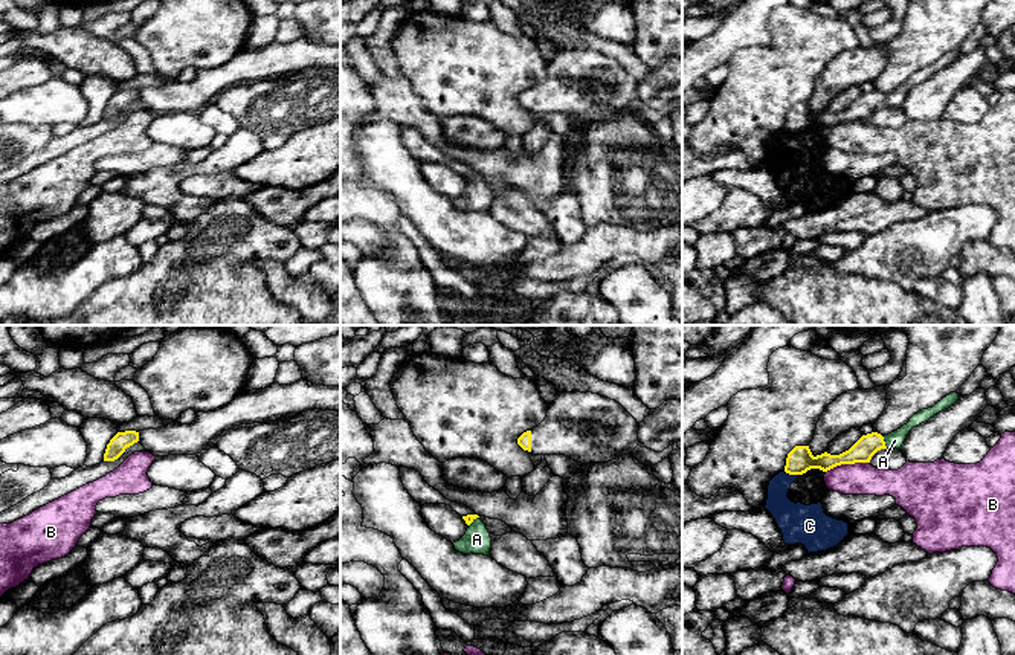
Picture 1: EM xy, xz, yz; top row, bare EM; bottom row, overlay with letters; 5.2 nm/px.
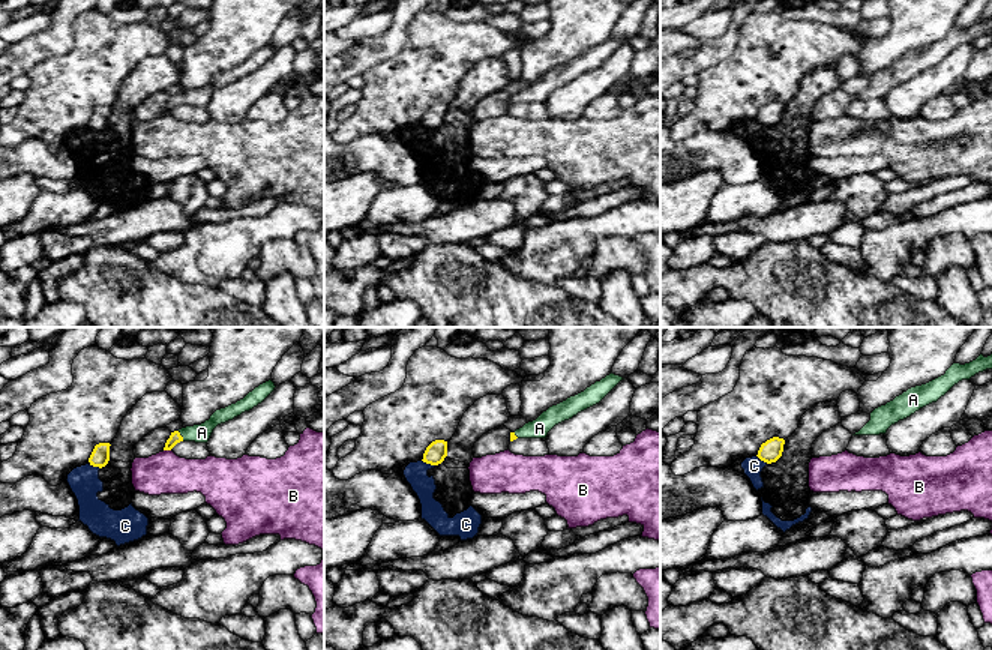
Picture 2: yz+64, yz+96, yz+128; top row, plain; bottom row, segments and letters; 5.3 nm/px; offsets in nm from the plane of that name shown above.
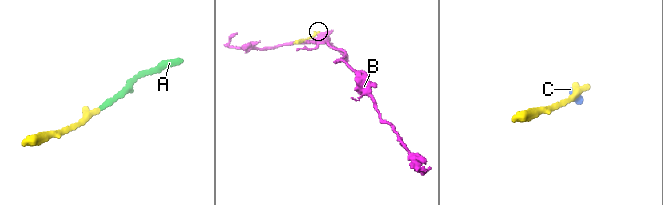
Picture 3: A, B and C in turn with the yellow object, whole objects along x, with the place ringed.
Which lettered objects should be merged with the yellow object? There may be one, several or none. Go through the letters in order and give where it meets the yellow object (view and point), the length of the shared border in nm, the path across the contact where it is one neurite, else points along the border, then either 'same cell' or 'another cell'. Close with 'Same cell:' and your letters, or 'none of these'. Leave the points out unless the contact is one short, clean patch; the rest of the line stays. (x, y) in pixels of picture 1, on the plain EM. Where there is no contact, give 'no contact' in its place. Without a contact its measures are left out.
A: contact yz (884, 100); length 80 nm; way yz (863, 109), (873, 100), (884, 100), (895, 98); same cell
B: contact yz (847, 121); length 240 nm; border yz (869, 119), (841, 121), (826, 130); another cell
C: contact yz (791, 132); length 80 nm; border yz (783, 129), (797, 133); another cell
Same cell: A

